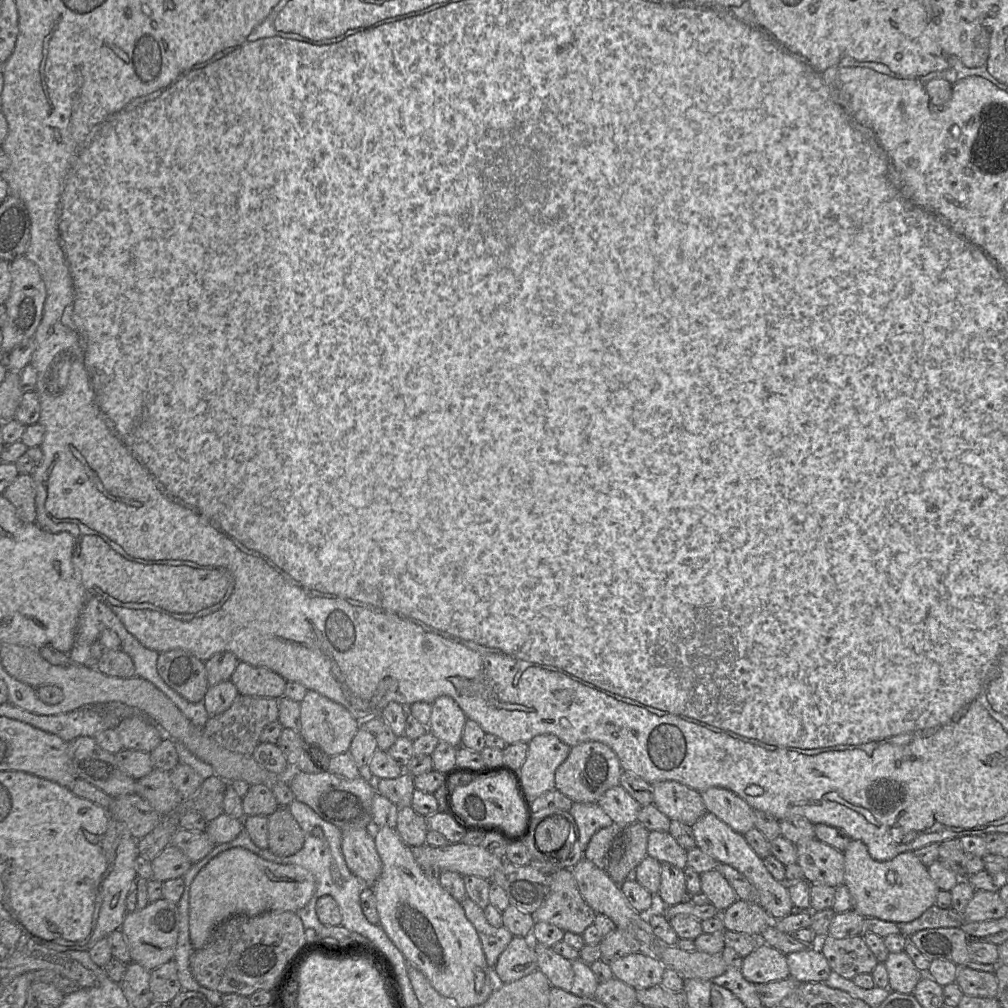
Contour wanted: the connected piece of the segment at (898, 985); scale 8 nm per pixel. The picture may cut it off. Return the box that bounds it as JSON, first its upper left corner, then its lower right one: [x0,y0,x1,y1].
[884,951,926,994]

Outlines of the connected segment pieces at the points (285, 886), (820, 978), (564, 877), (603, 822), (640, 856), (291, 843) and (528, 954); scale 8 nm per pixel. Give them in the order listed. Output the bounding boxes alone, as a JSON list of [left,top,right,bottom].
[[189,847,316,950],[786,946,831,983],[532,869,596,935],[569,802,614,852],[607,822,649,885],[268,806,305,856],[495,936,538,983]]

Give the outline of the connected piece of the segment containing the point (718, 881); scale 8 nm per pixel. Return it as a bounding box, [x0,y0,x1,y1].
[700,869,738,912]

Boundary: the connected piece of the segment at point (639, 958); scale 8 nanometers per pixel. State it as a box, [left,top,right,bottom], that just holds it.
[609,950,666,990]

